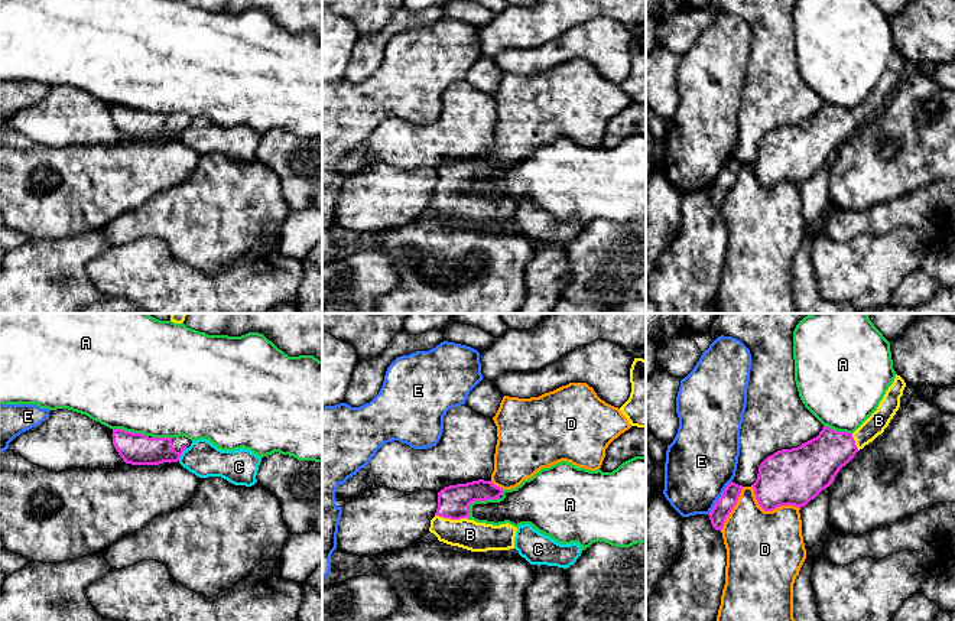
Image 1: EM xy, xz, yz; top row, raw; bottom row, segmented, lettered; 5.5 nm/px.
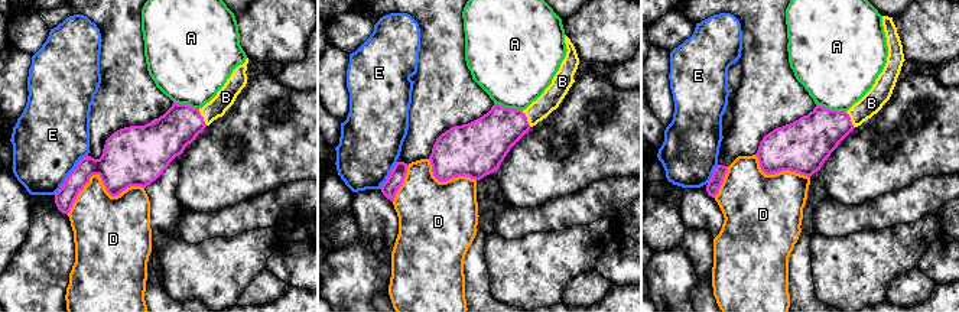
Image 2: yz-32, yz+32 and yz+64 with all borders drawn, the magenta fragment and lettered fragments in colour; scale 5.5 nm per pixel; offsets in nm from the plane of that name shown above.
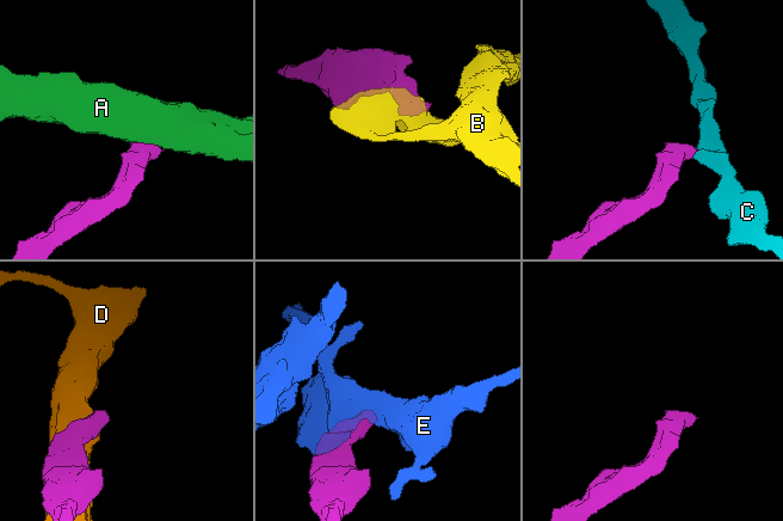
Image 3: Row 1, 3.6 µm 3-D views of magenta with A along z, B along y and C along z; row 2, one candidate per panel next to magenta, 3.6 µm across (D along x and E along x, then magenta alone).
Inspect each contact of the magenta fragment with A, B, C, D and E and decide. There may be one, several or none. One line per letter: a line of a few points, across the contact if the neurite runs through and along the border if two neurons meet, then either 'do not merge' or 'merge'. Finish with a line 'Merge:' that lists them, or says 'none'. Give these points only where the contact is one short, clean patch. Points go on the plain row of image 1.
A: line xz (499, 174), (473, 178), (467, 194); do not merge
B: line xz (454, 178), (451, 195), (470, 211); merge
C: do not merge
D: do not merge
E: do not merge
Merge: B

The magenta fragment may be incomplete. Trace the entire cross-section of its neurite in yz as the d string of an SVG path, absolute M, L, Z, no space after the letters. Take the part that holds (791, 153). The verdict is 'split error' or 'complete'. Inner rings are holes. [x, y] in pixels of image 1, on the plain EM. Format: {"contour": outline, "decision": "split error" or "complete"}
{"contour": "M896 51L877 87L854 108L824 103L819 111L798 124L782 126L759 143L754 172L764 188L782 182L803 183L831 162L855 130L884 108L900 84L906 64Z", "decision": "split error"}

